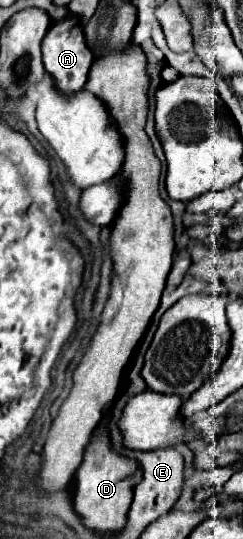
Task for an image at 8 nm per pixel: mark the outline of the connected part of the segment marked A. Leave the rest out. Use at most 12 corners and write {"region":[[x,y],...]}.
{"region":[[69,18],[43,38],[43,66],[55,88],[83,90],[93,56]]}

